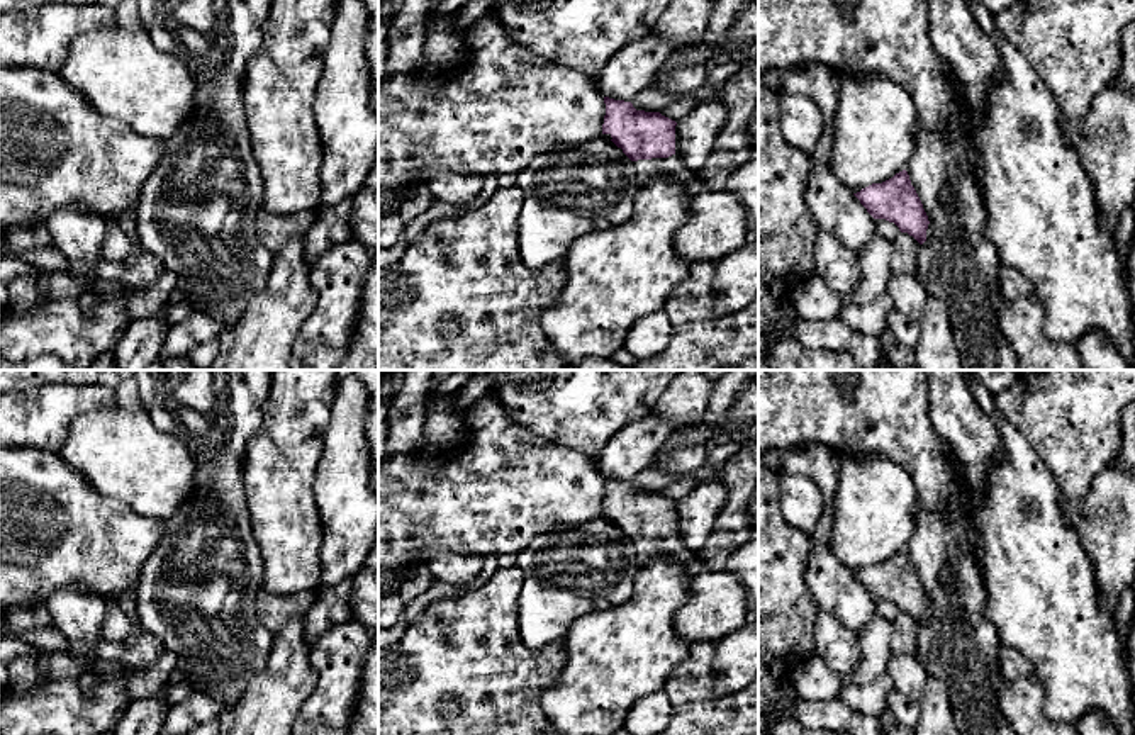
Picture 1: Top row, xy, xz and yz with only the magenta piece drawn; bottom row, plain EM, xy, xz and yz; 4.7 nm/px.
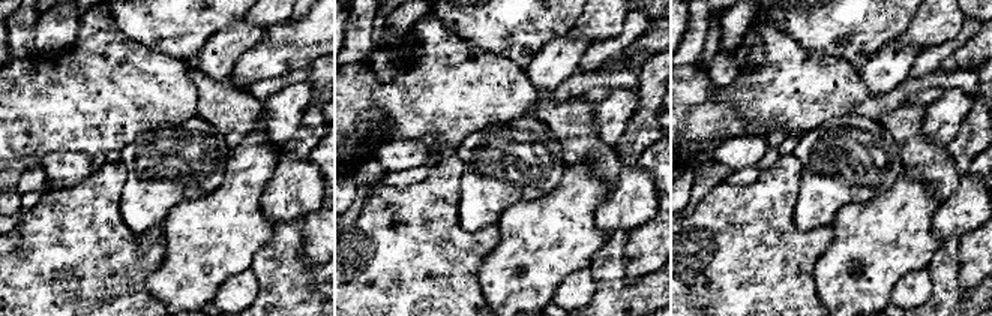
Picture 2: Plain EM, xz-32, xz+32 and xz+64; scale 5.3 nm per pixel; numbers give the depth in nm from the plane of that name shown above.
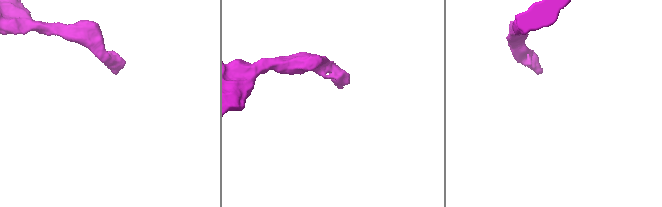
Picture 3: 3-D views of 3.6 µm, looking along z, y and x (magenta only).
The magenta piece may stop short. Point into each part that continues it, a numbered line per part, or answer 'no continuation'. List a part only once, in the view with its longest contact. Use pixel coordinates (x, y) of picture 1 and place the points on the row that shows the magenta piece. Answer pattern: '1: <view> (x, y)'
1: xz (647, 168)

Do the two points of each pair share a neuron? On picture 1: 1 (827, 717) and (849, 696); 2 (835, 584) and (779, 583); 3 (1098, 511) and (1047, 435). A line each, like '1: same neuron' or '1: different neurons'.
1: different neurons
2: different neurons
3: different neurons

